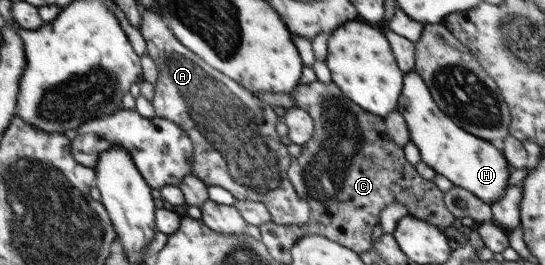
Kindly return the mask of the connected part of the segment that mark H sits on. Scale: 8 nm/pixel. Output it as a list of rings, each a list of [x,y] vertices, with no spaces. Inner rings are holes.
[[[415,71],[404,74],[402,93],[396,110],[406,120],[410,130],[410,142],[414,142],[419,149],[420,160],[433,168],[436,174],[442,174],[455,187],[468,190],[489,205],[505,196],[510,170],[502,150],[493,146],[491,141],[469,134],[469,131],[457,126],[453,119],[437,106],[429,87]]]

